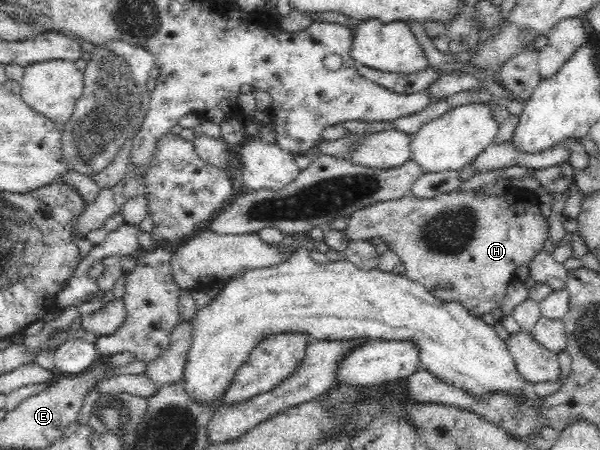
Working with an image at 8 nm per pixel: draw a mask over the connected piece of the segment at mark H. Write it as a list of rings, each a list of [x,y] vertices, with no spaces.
[[[458,189],[433,198],[406,194],[395,200],[377,202],[353,212],[344,231],[349,241],[367,241],[379,236],[397,254],[409,280],[421,283],[443,302],[460,303],[465,311],[477,317],[501,307],[507,287],[517,279],[515,270],[541,252],[549,238],[548,218],[541,214],[538,204],[529,202],[521,194],[509,191],[502,195],[487,194],[480,189],[468,192]]]

